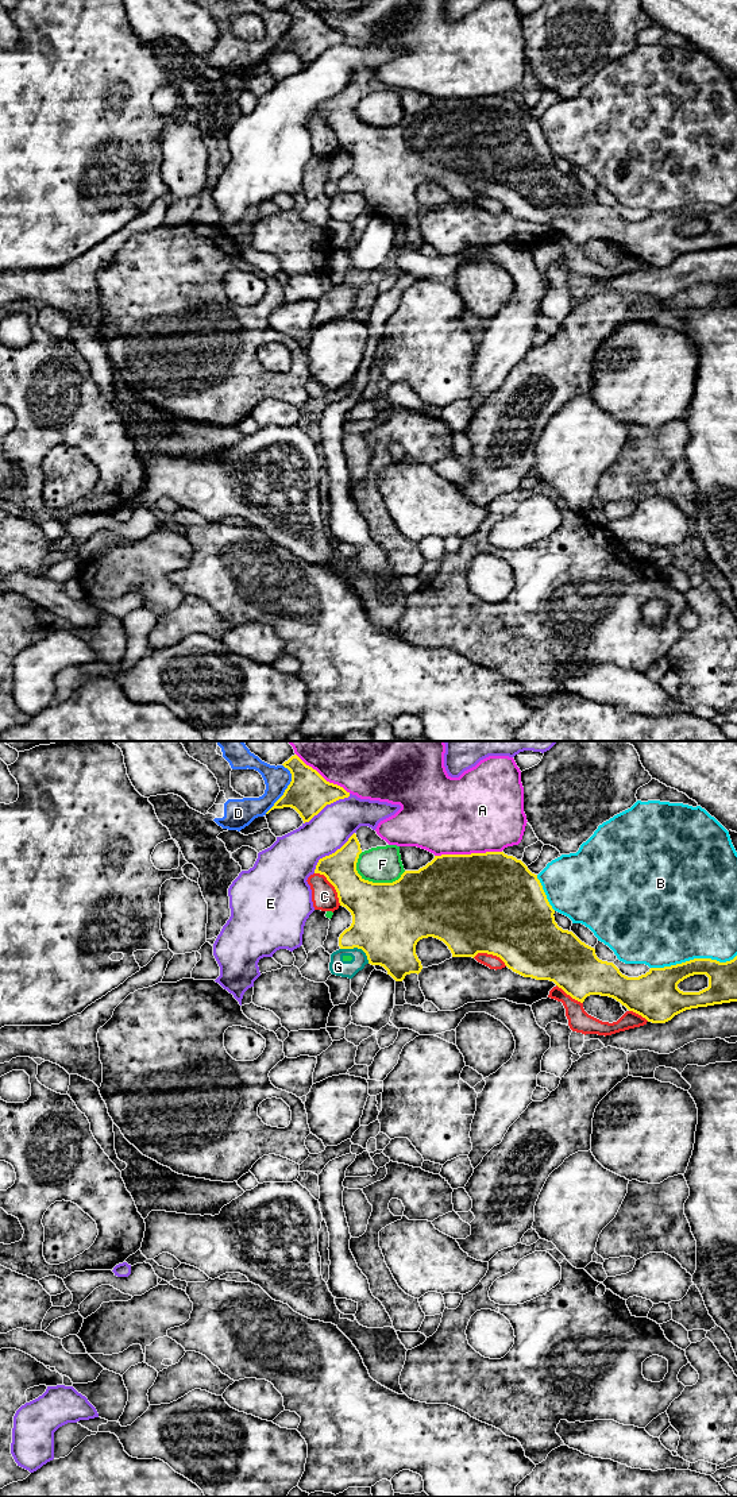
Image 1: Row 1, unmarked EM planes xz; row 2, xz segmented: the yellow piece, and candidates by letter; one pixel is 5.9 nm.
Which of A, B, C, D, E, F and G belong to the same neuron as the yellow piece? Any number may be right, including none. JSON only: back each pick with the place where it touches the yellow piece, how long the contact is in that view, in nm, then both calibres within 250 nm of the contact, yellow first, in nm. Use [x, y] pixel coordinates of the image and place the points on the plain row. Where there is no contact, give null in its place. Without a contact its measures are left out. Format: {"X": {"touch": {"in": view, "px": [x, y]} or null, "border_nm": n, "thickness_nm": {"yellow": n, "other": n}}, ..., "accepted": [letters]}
{"accepted": []}

